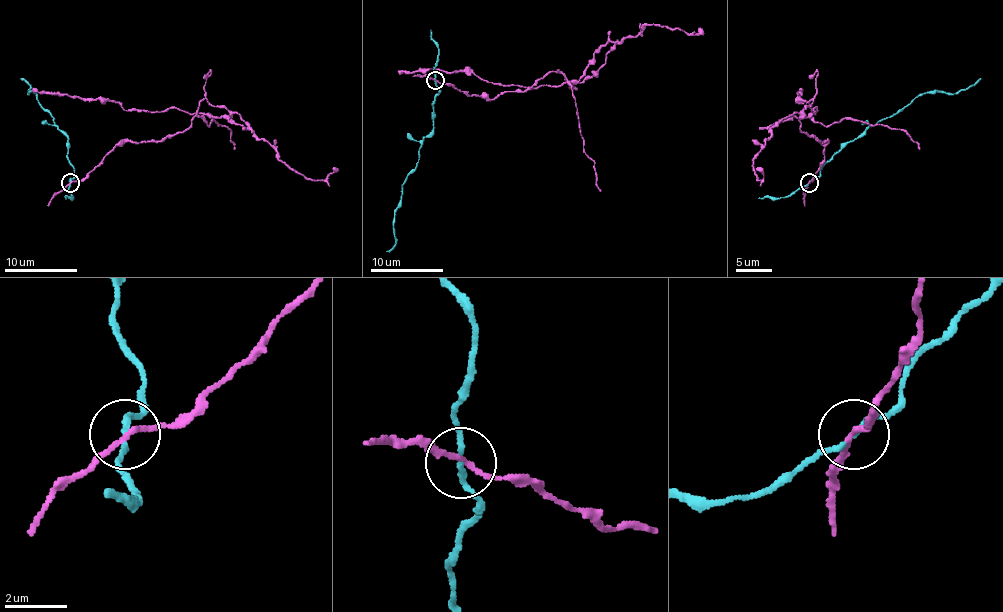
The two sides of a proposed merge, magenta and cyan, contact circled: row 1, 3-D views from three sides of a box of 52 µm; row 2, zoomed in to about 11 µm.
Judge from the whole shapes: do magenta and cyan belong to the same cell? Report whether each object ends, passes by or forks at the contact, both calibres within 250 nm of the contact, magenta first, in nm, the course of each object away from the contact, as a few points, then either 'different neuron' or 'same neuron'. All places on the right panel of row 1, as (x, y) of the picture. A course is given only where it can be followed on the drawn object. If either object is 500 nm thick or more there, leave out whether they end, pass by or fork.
magenta passes by; cyan passes by; calibres 140 and 150 nm; course magenta (808, 183), (828, 141), (799, 128), (810, 114), (772, 125), (754, 159), (758, 179), (763, 177), (756, 168); course cyan (808, 183), (866, 128), (897, 114), (915, 98), (926, 92), (957, 94), (974, 85), (979, 78); different neuron

